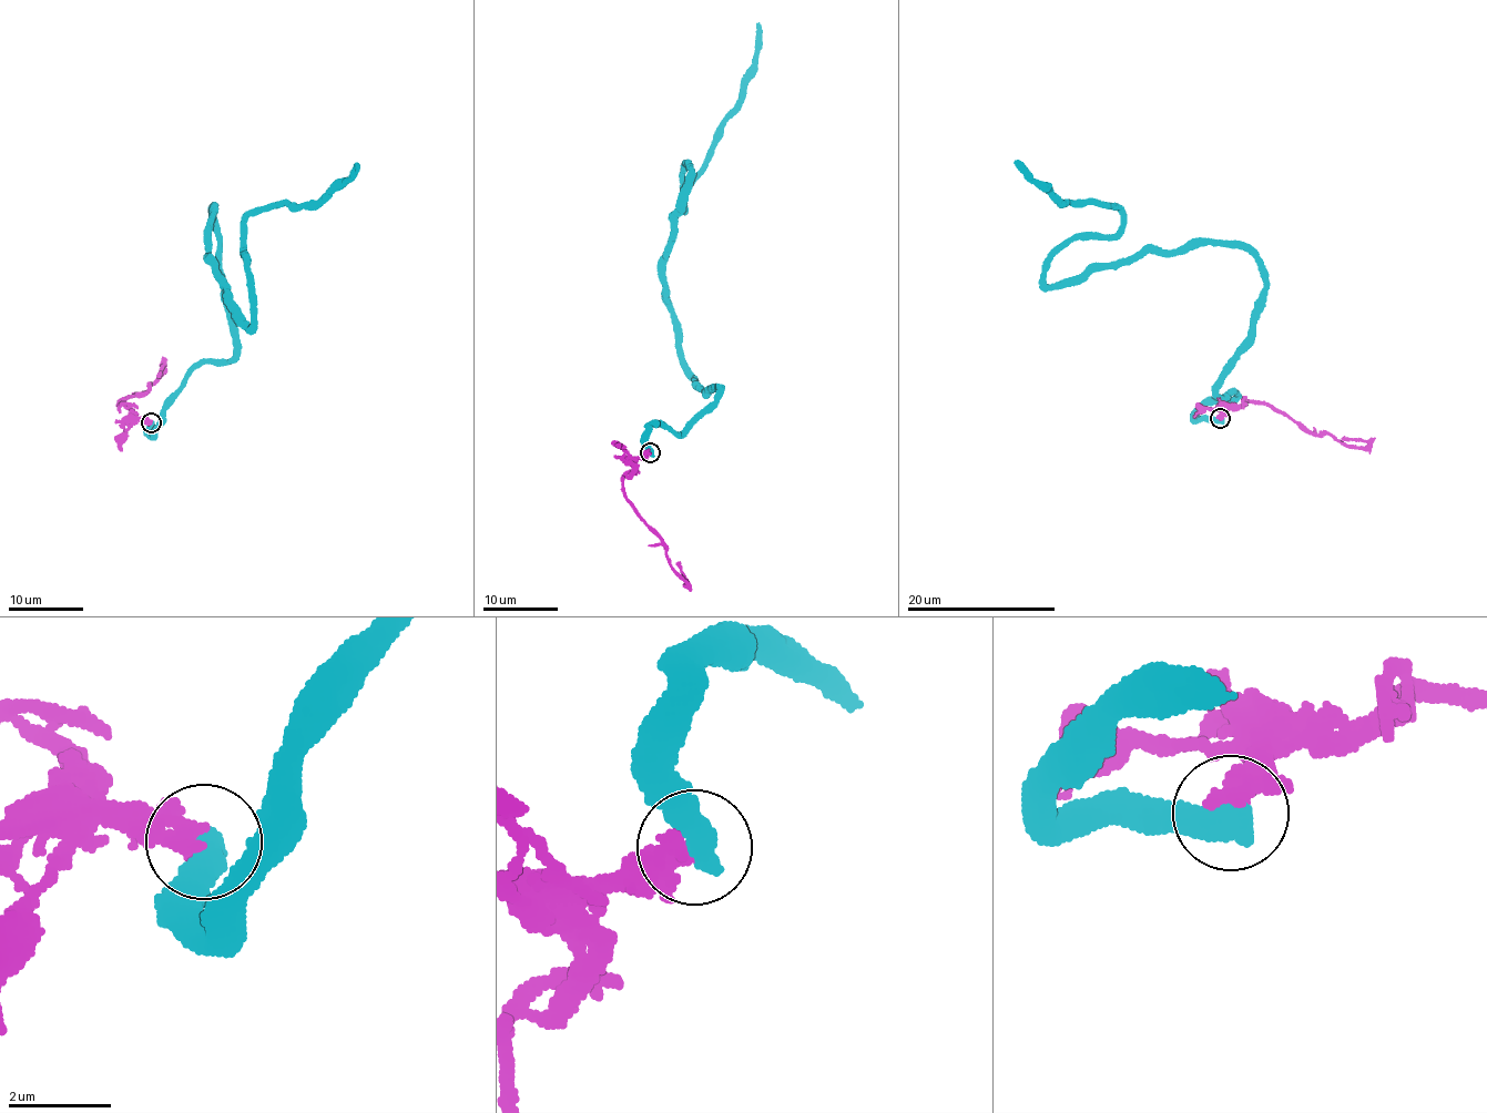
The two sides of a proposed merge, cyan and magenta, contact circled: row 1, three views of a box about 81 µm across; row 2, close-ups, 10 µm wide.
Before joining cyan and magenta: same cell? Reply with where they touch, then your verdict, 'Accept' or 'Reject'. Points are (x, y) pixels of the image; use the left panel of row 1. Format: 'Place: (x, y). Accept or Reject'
Place: (151, 422). Reject

